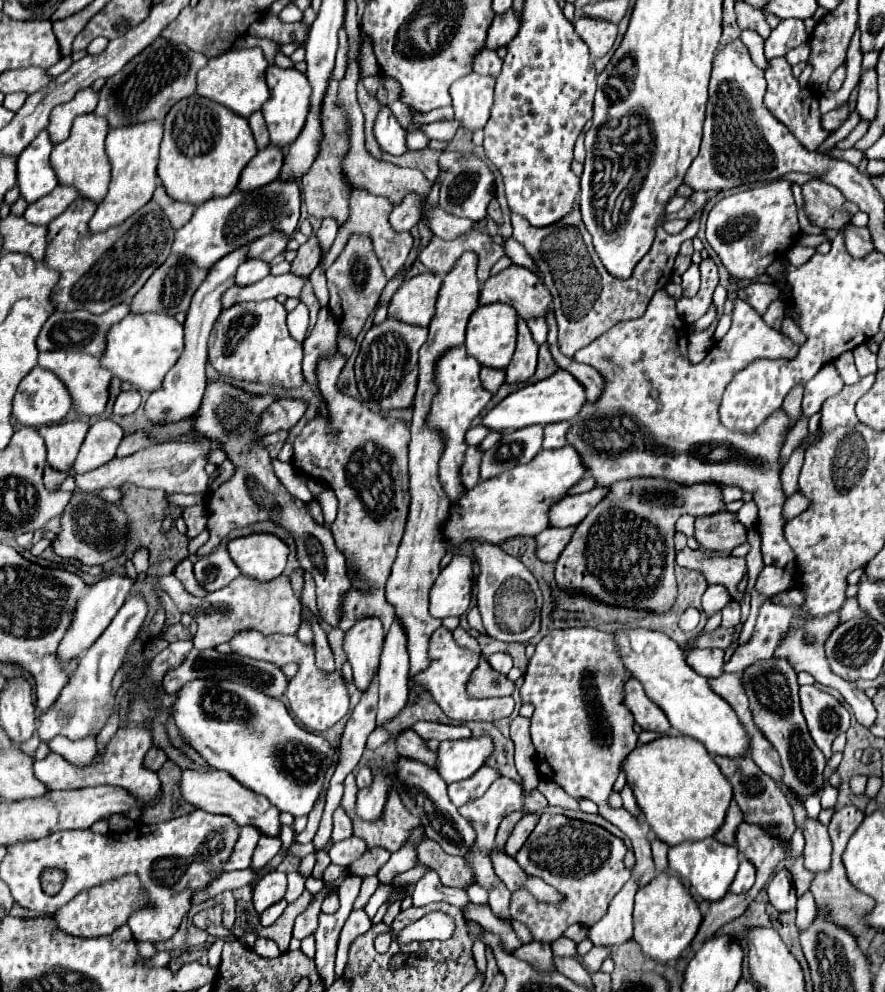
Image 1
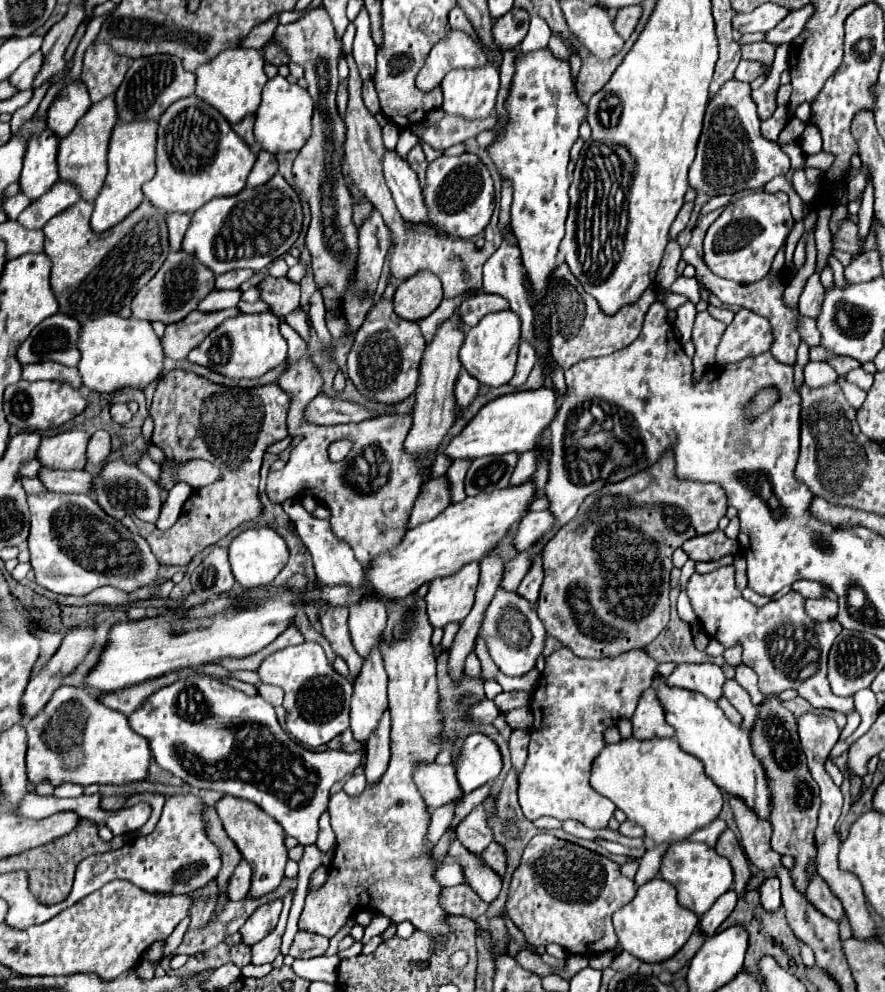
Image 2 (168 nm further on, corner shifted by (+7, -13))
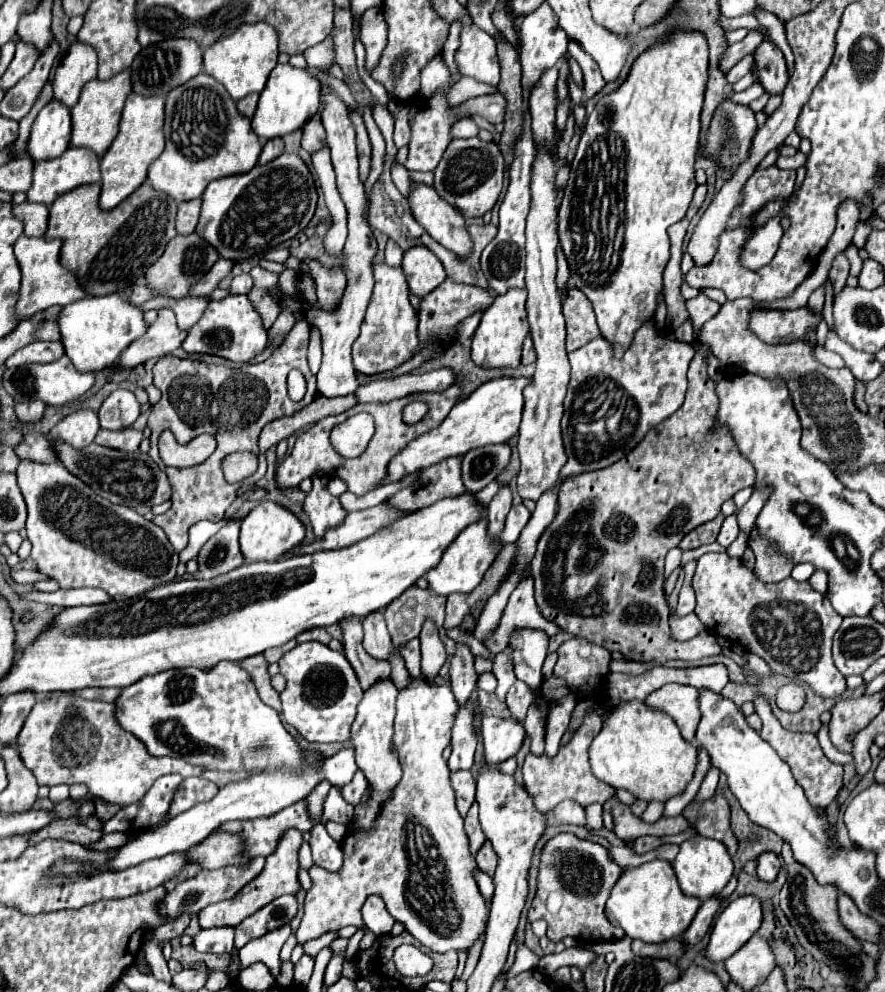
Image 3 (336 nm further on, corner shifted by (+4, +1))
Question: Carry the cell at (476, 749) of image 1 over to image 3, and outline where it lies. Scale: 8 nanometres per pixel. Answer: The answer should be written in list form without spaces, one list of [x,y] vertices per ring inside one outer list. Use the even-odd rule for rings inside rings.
[[[482,718],[482,736],[484,736],[484,758],[488,764],[500,764],[512,758],[526,736],[526,730],[516,720],[502,718]]]

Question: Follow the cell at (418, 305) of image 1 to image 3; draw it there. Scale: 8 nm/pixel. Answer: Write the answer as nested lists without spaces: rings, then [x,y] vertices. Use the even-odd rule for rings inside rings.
[[[414,246],[404,254],[402,272],[406,276],[410,294],[418,298],[424,298],[446,280],[440,260],[426,246]]]

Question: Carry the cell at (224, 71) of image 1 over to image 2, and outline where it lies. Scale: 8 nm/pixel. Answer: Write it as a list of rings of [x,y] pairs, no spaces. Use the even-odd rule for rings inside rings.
[[[233,48],[233,50],[225,50],[221,54],[217,54],[211,62],[207,64],[201,64],[195,74],[197,74],[197,90],[195,94],[205,100],[207,104],[211,104],[213,108],[217,108],[229,124],[237,124],[241,122],[247,114],[255,114],[259,104],[261,104],[261,90],[267,82],[267,76],[265,76],[265,70],[263,70],[265,62],[263,62],[263,56],[259,50],[253,50],[253,48]]]

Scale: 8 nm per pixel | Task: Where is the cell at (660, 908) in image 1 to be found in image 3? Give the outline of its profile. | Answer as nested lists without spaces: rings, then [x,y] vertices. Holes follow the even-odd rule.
[[[652,860],[638,868],[624,870],[606,902],[606,916],[614,926],[620,926],[626,936],[658,944],[672,938],[682,938],[698,908],[700,900],[686,896],[680,890],[672,864],[666,860]]]

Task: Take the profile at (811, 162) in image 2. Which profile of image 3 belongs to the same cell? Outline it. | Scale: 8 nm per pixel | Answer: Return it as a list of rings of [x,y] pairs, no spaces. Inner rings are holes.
[[[796,152],[792,158],[784,158],[784,156],[780,156],[780,158],[776,160],[776,166],[778,166],[778,168],[792,168],[792,170],[796,170],[796,168],[804,166],[804,162],[806,162],[806,154]]]

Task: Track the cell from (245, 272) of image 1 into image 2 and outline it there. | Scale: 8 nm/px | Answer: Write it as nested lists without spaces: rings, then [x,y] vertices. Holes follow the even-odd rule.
[[[213,290],[209,296],[205,296],[205,300],[201,300],[197,310],[199,312],[217,312],[225,308],[235,308],[239,300],[241,300],[239,290],[221,290],[221,292]]]

